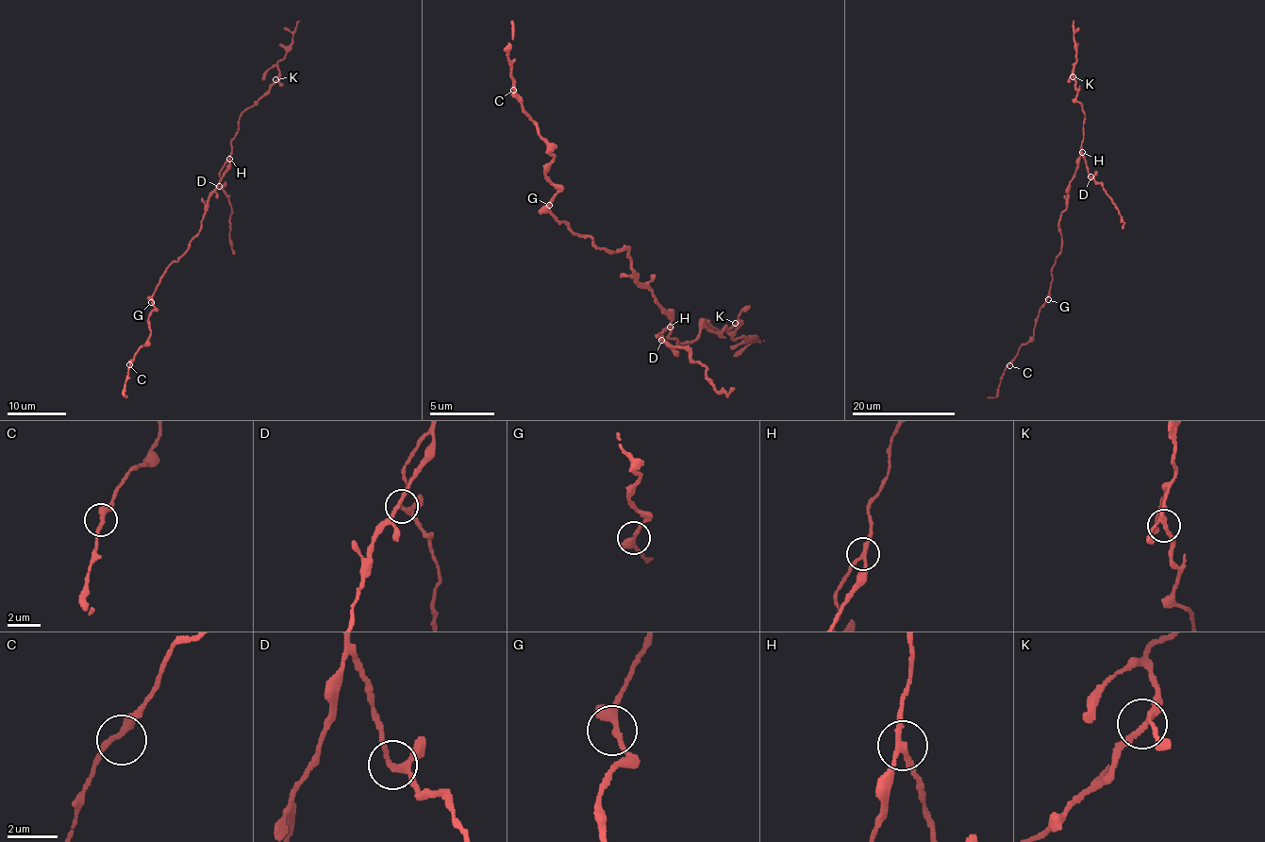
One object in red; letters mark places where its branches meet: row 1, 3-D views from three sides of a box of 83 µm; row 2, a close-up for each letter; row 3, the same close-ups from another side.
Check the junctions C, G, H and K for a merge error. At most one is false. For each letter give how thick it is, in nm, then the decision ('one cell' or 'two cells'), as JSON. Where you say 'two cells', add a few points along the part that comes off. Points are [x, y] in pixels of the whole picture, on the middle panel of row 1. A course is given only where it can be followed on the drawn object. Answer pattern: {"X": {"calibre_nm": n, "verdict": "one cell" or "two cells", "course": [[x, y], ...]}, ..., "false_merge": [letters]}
{"C": {"calibre_nm": 280, "verdict": "one cell"}, "G": {"calibre_nm": 240, "verdict": "one cell"}, "H": {"calibre_nm": 200, "verdict": "two cells", "course": [[670, 326], [656, 336], [706, 364], [719, 393], [725, 395], [734, 387]]}, "K": {"calibre_nm": 220, "verdict": "one cell"}, "false_merge": ["H"]}

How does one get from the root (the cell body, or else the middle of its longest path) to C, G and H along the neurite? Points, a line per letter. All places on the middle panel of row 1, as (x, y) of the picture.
C: (630, 257), (625, 247), (613, 254), (594, 245), (553, 217), (556, 189), (546, 175), (555, 153), (513, 90)
G: (630, 257), (625, 247), (613, 254), (594, 245), (589, 238), (573, 231), (566, 221), (553, 217), (549, 205)
H: (630, 257), (633, 270), (629, 274), (635, 281), (645, 285), (654, 303), (659, 304), (672, 321), (670, 326)

